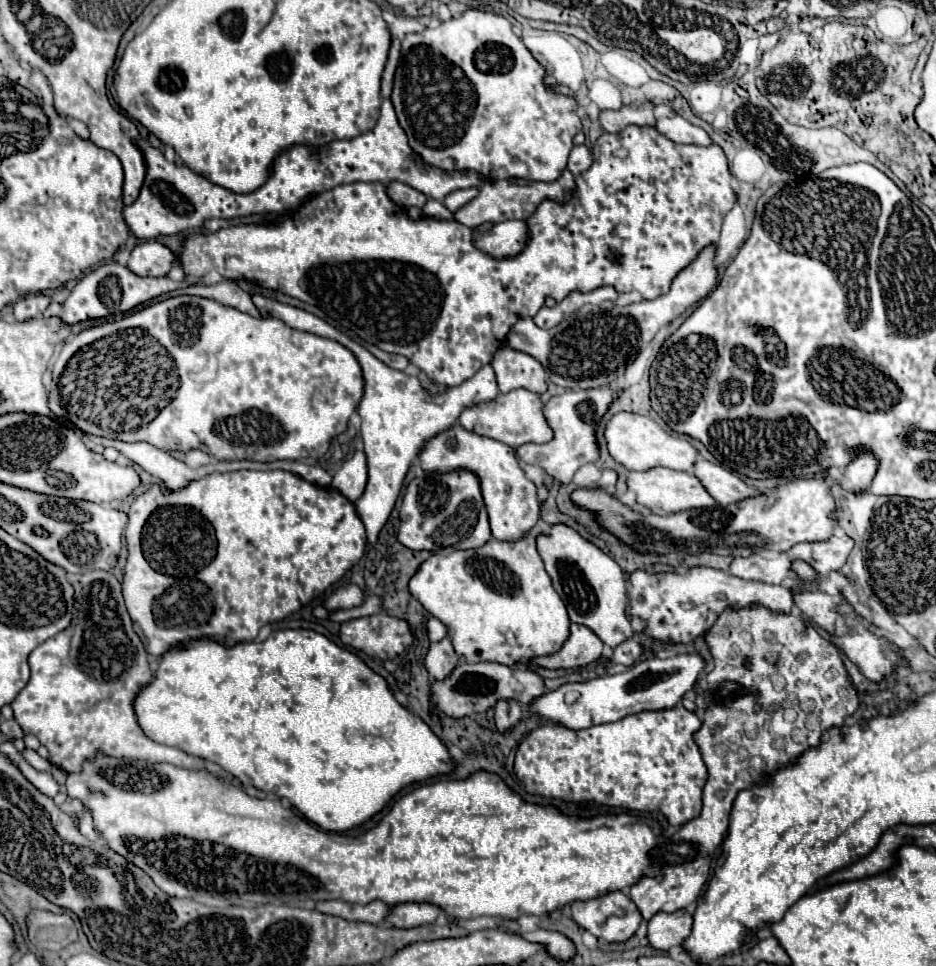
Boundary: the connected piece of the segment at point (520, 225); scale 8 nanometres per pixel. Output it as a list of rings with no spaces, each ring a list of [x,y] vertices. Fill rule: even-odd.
[[[507,220],[495,224],[489,232],[475,236],[475,246],[493,258],[515,256],[527,242],[527,226],[523,220]]]

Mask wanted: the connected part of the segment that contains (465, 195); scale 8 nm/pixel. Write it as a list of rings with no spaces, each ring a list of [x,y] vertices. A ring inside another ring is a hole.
[[[475,187],[455,190],[455,192],[451,192],[451,194],[445,198],[445,202],[443,202],[443,204],[445,204],[445,208],[447,208],[447,210],[455,212],[455,210],[459,210],[459,206],[465,206],[469,200],[475,198],[478,192],[478,188]]]

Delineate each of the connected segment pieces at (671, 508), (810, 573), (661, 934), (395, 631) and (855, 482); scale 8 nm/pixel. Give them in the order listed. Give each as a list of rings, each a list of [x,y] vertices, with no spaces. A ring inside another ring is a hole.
[[[653,468],[647,472],[629,472],[627,486],[637,494],[637,502],[643,504],[649,510],[661,510],[665,514],[681,512],[681,510],[693,510],[693,508],[707,508],[715,506],[715,498],[703,490],[703,484],[699,478],[695,478],[689,472],[677,472],[669,468]]]
[[[795,562],[793,564],[793,570],[805,580],[805,584],[817,584],[817,574],[811,566],[807,566],[805,562]]]
[[[677,910],[673,914],[659,912],[649,920],[649,944],[657,950],[669,950],[683,944],[693,926],[693,916],[687,910]]]
[[[373,614],[341,624],[341,642],[365,652],[367,656],[379,656],[391,660],[411,646],[413,634],[405,620],[389,614]]]
[[[859,448],[853,462],[845,468],[841,484],[843,484],[843,488],[847,488],[851,492],[861,492],[863,488],[867,488],[871,484],[875,472],[877,472],[875,456],[871,452],[867,452],[865,448]]]

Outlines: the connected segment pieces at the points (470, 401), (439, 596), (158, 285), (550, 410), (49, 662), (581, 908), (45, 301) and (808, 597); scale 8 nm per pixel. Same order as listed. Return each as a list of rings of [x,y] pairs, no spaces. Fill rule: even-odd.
[[[253,296],[253,302],[263,316],[279,318],[295,330],[299,328],[299,330],[305,330],[305,332],[311,332],[311,334],[317,334],[323,338],[331,338],[331,340],[347,346],[357,356],[357,360],[363,368],[363,378],[365,378],[365,394],[363,394],[363,400],[359,404],[359,416],[363,420],[361,436],[365,442],[369,482],[367,482],[363,496],[355,502],[355,508],[357,508],[361,522],[367,528],[367,542],[375,544],[381,528],[385,526],[385,522],[387,522],[387,518],[395,506],[395,500],[399,498],[405,474],[411,466],[411,460],[417,458],[423,444],[429,438],[433,438],[439,432],[453,426],[463,408],[493,400],[499,394],[493,368],[483,366],[473,378],[465,380],[461,386],[447,388],[445,394],[437,394],[437,400],[433,396],[429,400],[429,392],[419,384],[417,378],[389,368],[387,364],[377,360],[369,350],[365,350],[361,344],[357,344],[355,340],[351,340],[349,336],[345,336],[343,332],[339,332],[337,328],[333,328],[325,320],[321,320],[321,318],[301,310],[301,308],[281,304],[281,302],[265,298],[265,296]]]
[[[545,524],[533,526],[523,538],[515,542],[499,542],[491,538],[487,544],[475,550],[457,550],[453,554],[433,554],[421,564],[419,572],[411,578],[411,594],[449,628],[449,638],[455,652],[467,662],[499,662],[505,666],[527,666],[535,656],[547,656],[561,650],[569,638],[569,614],[563,600],[553,588],[549,574],[545,572],[543,560],[535,550],[535,534],[543,534]]]
[[[109,262],[109,264],[99,266],[95,272],[87,274],[85,278],[79,280],[79,284],[69,294],[69,300],[63,302],[61,320],[71,326],[71,324],[93,320],[93,318],[107,318],[107,316],[115,316],[115,314],[125,314],[139,304],[145,304],[145,302],[149,302],[161,294],[167,294],[167,292],[177,290],[177,288],[185,288],[191,284],[197,284],[197,282],[187,282],[187,280],[173,282],[167,276],[143,278],[143,276],[137,276],[135,272],[127,270],[127,266],[121,266],[117,262]]]
[[[607,386],[607,388],[593,388],[593,390],[567,390],[565,394],[551,398],[545,404],[543,412],[555,432],[555,438],[549,444],[535,444],[535,446],[523,444],[523,446],[519,446],[517,448],[519,460],[523,460],[527,464],[541,466],[555,480],[569,484],[573,478],[573,472],[577,472],[583,464],[599,460],[599,444],[597,444],[595,432],[597,432],[601,418],[605,416],[609,406],[617,400],[617,396],[619,396],[617,390]]]
[[[93,570],[79,578],[79,582],[75,584],[73,624],[70,624],[66,630],[73,631],[73,634],[61,632],[31,652],[28,658],[29,667],[31,666],[29,682],[19,692],[19,696],[11,702],[15,720],[21,724],[25,734],[29,734],[29,732],[35,734],[39,738],[39,742],[43,746],[47,746],[51,764],[63,768],[65,772],[79,772],[79,770],[83,770],[83,762],[87,758],[95,758],[95,754],[103,752],[113,758],[169,762],[179,768],[207,770],[203,758],[191,756],[179,748],[169,748],[165,744],[159,744],[159,742],[153,742],[151,738],[147,738],[135,718],[135,708],[133,708],[135,694],[139,694],[139,690],[143,690],[143,686],[147,686],[147,682],[151,682],[151,668],[147,662],[143,642],[135,634],[135,630],[131,626],[131,618],[125,610],[121,584],[111,572]]]
[[[609,892],[587,902],[573,902],[571,912],[571,918],[583,930],[607,942],[627,942],[641,924],[637,906],[623,892]]]
[[[33,294],[27,298],[21,298],[19,302],[15,302],[13,306],[13,314],[15,320],[29,320],[29,318],[39,318],[45,308],[51,304],[51,298],[45,294]]]
[[[803,590],[795,594],[795,606],[803,612],[803,616],[815,620],[827,632],[833,632],[835,620],[839,618],[839,612],[835,610],[839,600],[841,600],[839,596],[829,596],[829,594],[811,592],[811,590]]]

